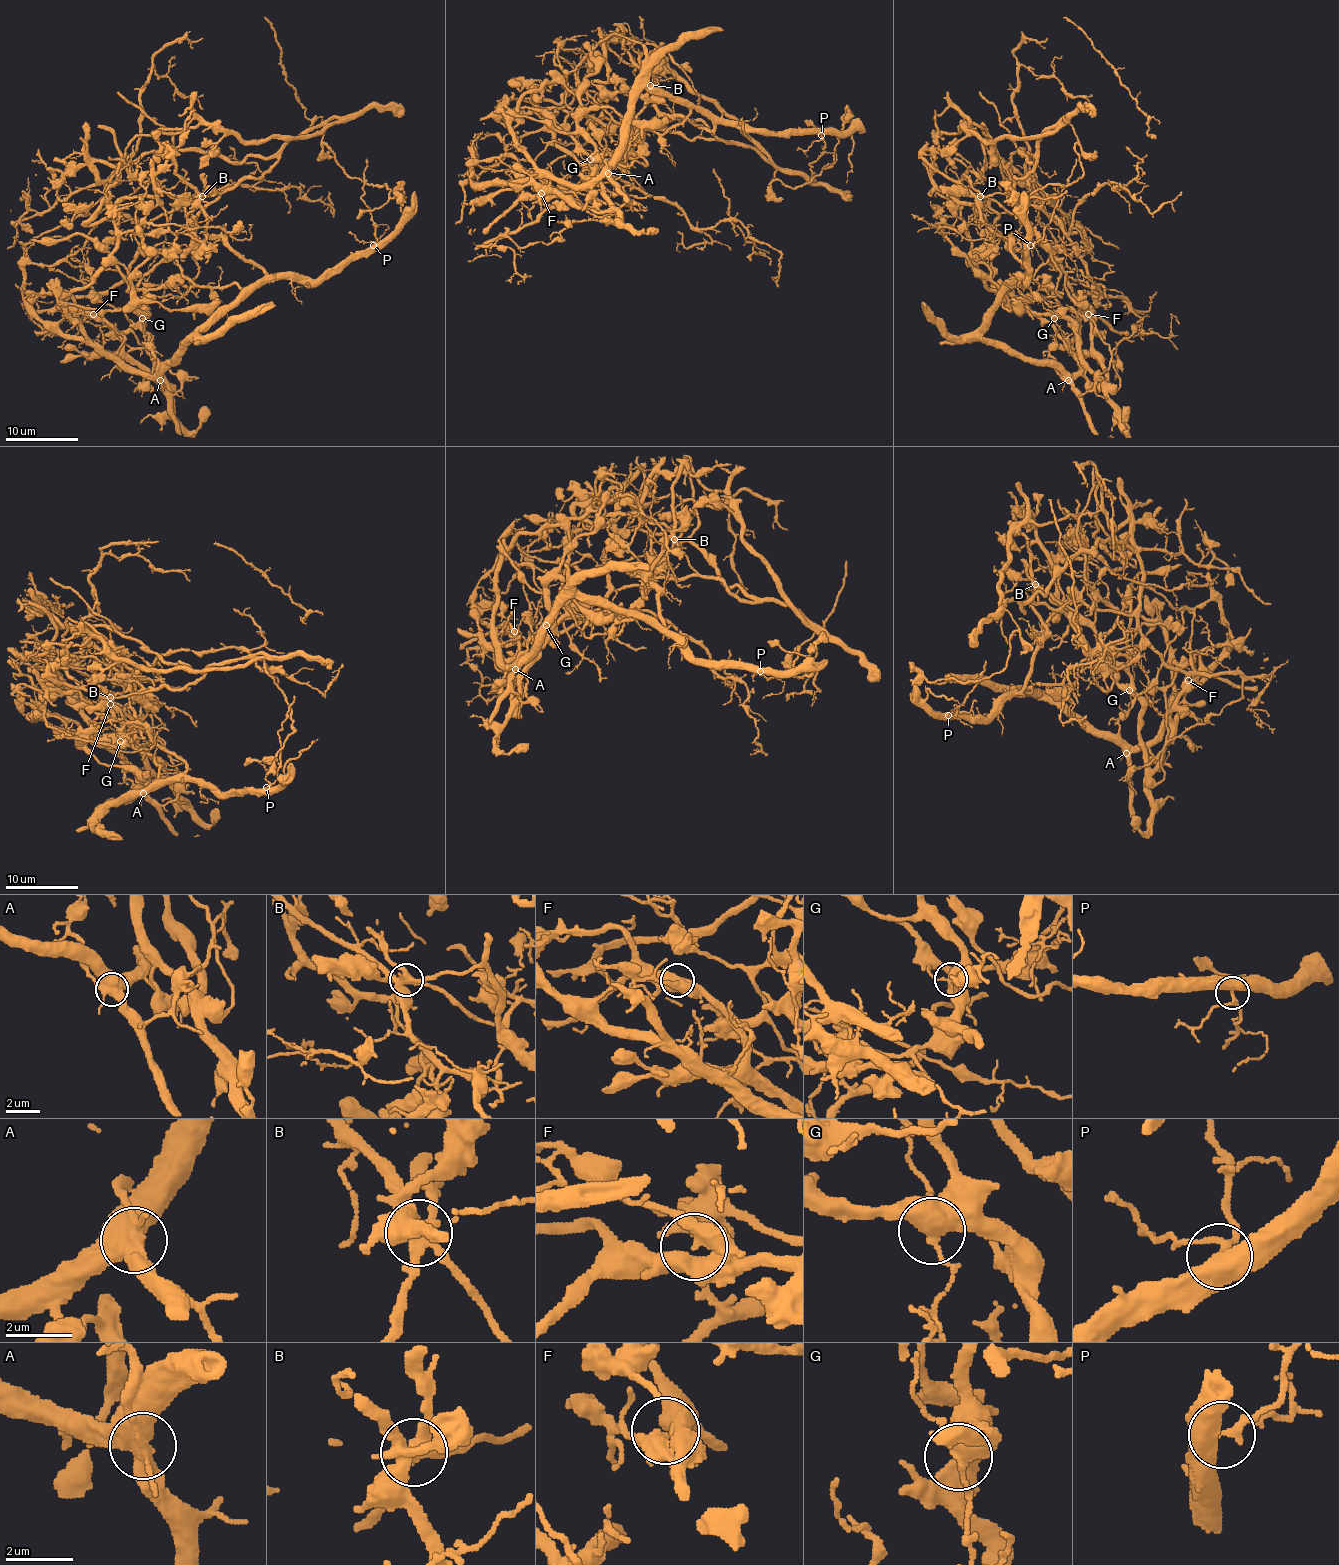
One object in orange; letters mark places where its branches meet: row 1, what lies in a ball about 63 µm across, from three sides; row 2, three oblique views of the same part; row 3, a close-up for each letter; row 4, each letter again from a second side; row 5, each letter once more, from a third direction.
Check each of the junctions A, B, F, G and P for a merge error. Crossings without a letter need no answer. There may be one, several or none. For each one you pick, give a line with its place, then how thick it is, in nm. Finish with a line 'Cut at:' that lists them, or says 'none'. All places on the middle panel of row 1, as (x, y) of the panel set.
A: Place: (608, 173). Thickness 550 nm
B: Place: (650, 85). Thickness 440 nm
G: Place: (590, 159). Thickness 480 nm
Cut at: A, B, G

